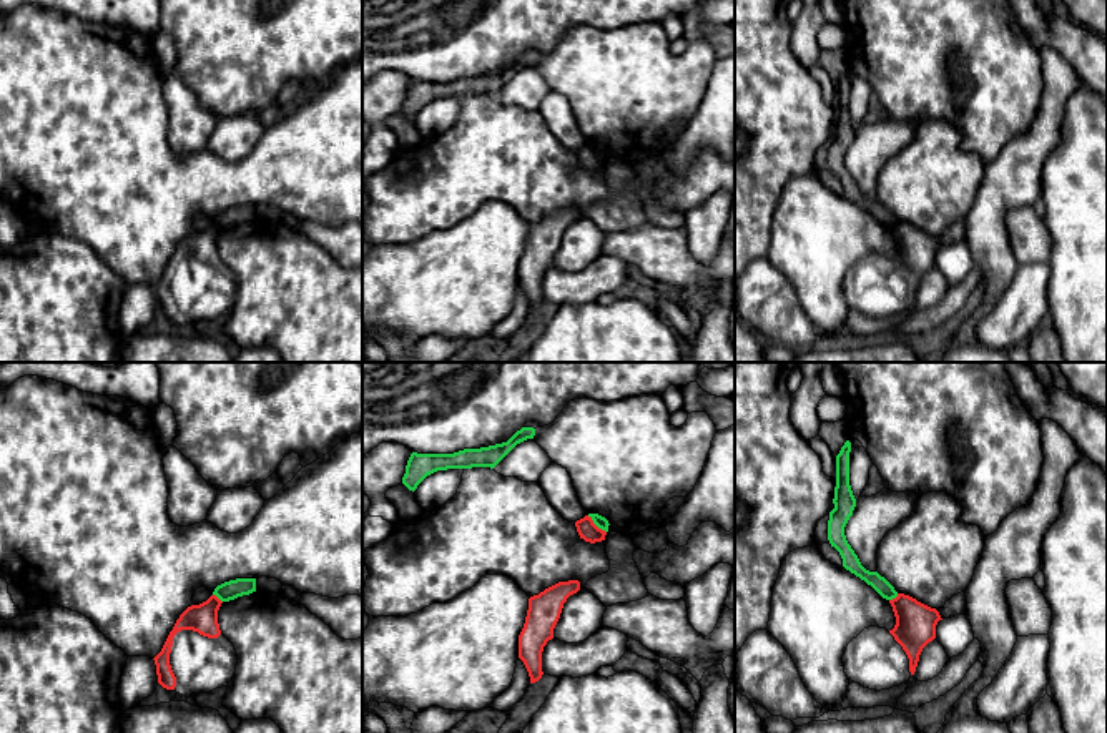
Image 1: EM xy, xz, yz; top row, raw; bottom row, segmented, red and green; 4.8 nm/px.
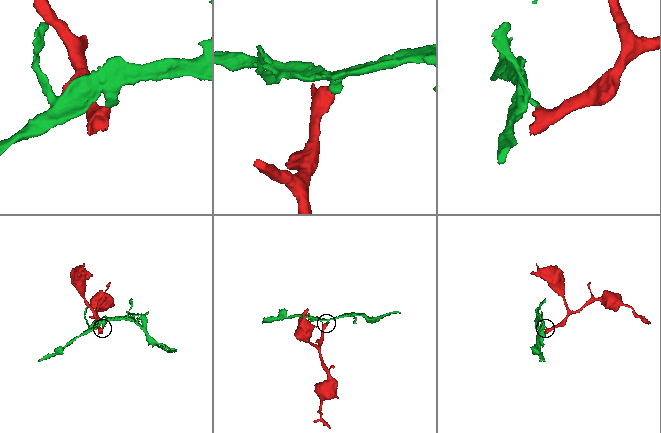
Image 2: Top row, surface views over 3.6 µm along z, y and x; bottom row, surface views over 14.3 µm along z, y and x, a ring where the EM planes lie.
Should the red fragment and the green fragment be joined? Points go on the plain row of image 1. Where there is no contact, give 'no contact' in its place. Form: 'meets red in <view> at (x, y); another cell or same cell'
meets red in xz at (595, 153); another cell

